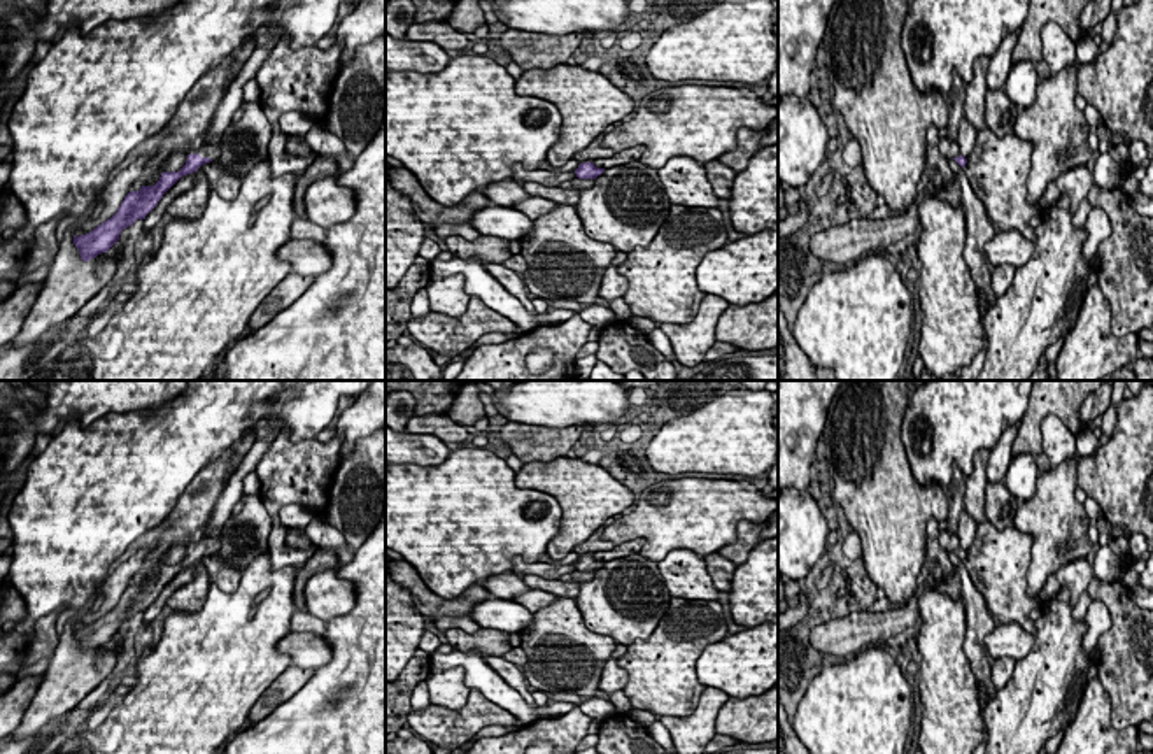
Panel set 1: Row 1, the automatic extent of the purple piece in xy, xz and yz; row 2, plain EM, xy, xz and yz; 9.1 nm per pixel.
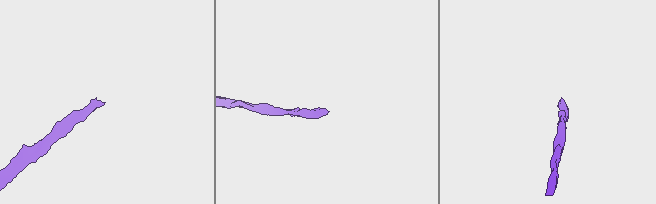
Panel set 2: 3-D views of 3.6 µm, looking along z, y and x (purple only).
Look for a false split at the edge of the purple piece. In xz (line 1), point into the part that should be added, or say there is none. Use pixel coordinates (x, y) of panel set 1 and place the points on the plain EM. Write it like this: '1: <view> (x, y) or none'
1: none

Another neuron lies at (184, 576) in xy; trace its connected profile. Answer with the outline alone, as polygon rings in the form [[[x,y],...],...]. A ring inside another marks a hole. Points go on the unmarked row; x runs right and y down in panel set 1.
[[[196,566],[182,568],[158,594],[158,598],[145,608],[144,624],[151,624],[161,608],[166,605],[166,600],[184,584],[193,580]]]

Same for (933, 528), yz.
[[[934,517],[927,521],[927,554],[918,575],[918,586],[932,573],[937,580],[953,575],[955,568],[948,552],[939,544],[939,524]]]

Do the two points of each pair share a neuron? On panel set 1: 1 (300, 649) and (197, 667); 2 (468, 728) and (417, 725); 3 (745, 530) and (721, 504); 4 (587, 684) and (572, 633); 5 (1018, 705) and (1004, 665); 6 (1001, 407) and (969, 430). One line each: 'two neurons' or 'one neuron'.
1: two neurons
2: one neuron
3: two neurons
4: one neuron
5: two neurons
6: one neuron

